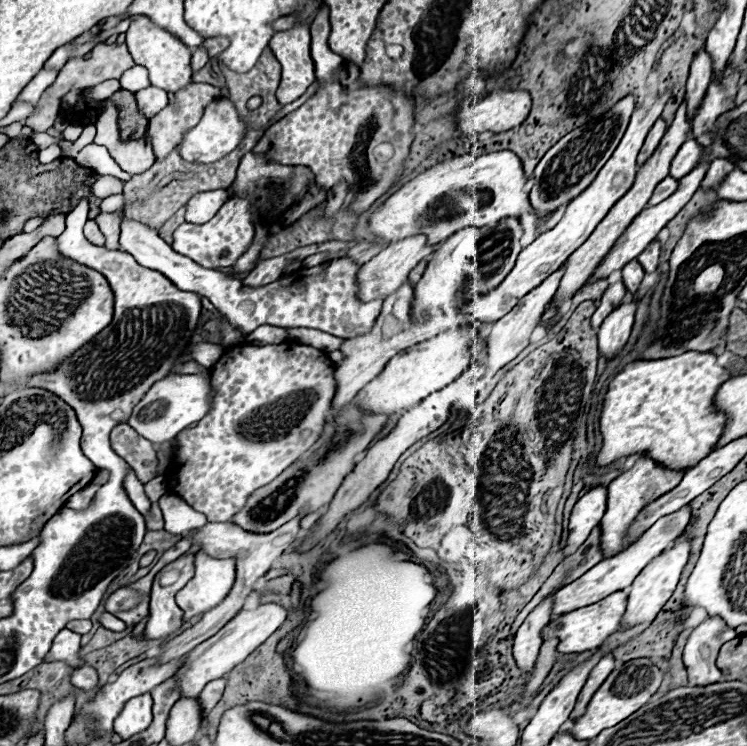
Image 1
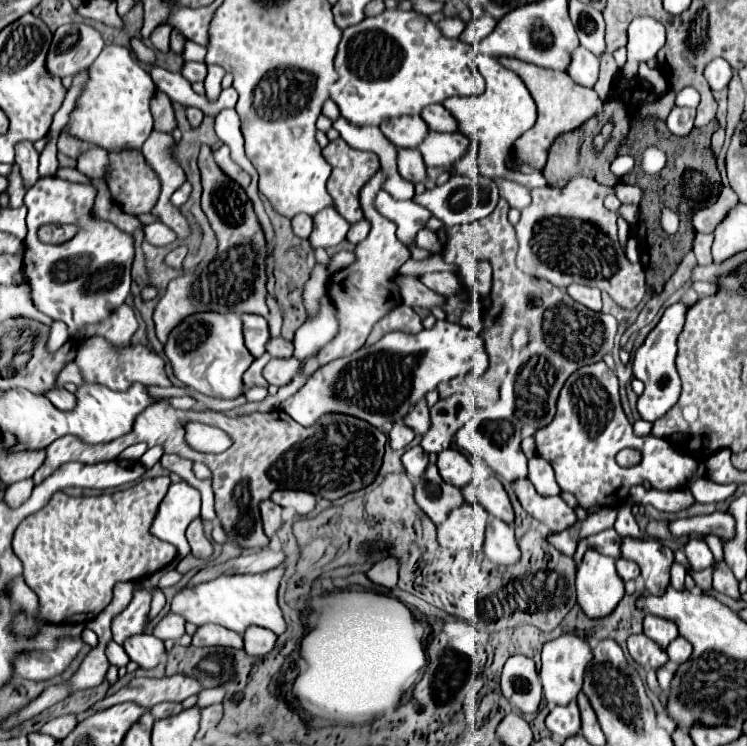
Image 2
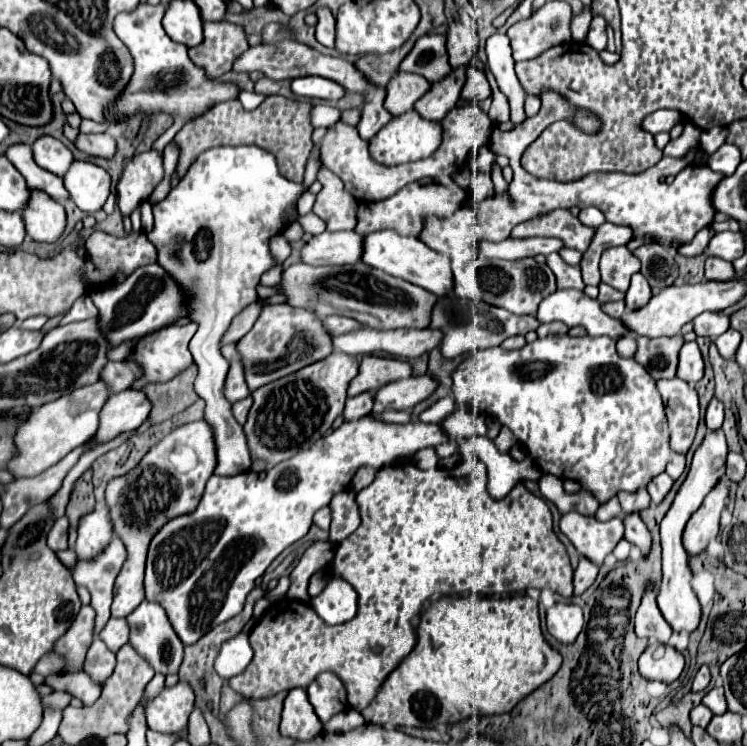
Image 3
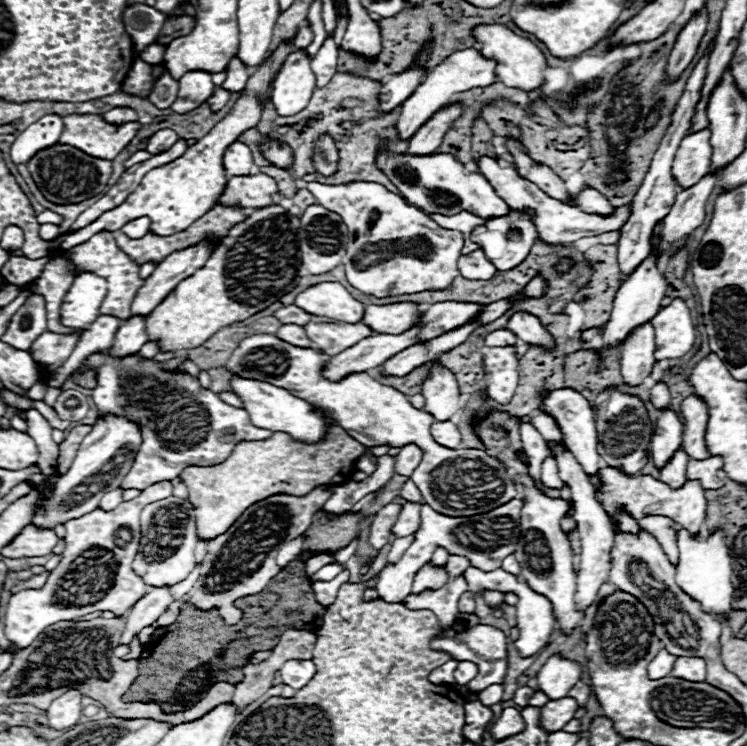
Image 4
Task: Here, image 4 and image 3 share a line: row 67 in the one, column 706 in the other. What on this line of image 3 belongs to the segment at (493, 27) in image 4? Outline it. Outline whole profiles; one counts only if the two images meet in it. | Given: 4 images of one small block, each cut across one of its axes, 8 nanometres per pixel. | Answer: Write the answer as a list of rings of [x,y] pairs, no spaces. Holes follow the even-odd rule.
[[[722,478],[706,496],[704,504],[688,520],[684,530],[684,548],[690,556],[700,554],[708,546],[708,542],[718,536],[720,516],[728,504],[728,496],[730,488],[726,484],[726,478]]]

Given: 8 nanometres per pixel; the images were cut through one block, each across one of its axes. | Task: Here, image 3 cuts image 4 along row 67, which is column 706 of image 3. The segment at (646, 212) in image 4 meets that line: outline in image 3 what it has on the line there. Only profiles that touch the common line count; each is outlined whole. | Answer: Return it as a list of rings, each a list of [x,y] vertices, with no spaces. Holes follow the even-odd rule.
[[[716,686],[712,688],[704,698],[702,698],[702,704],[708,706],[714,714],[724,714],[726,712],[726,698],[724,698],[724,688],[722,686]]]

